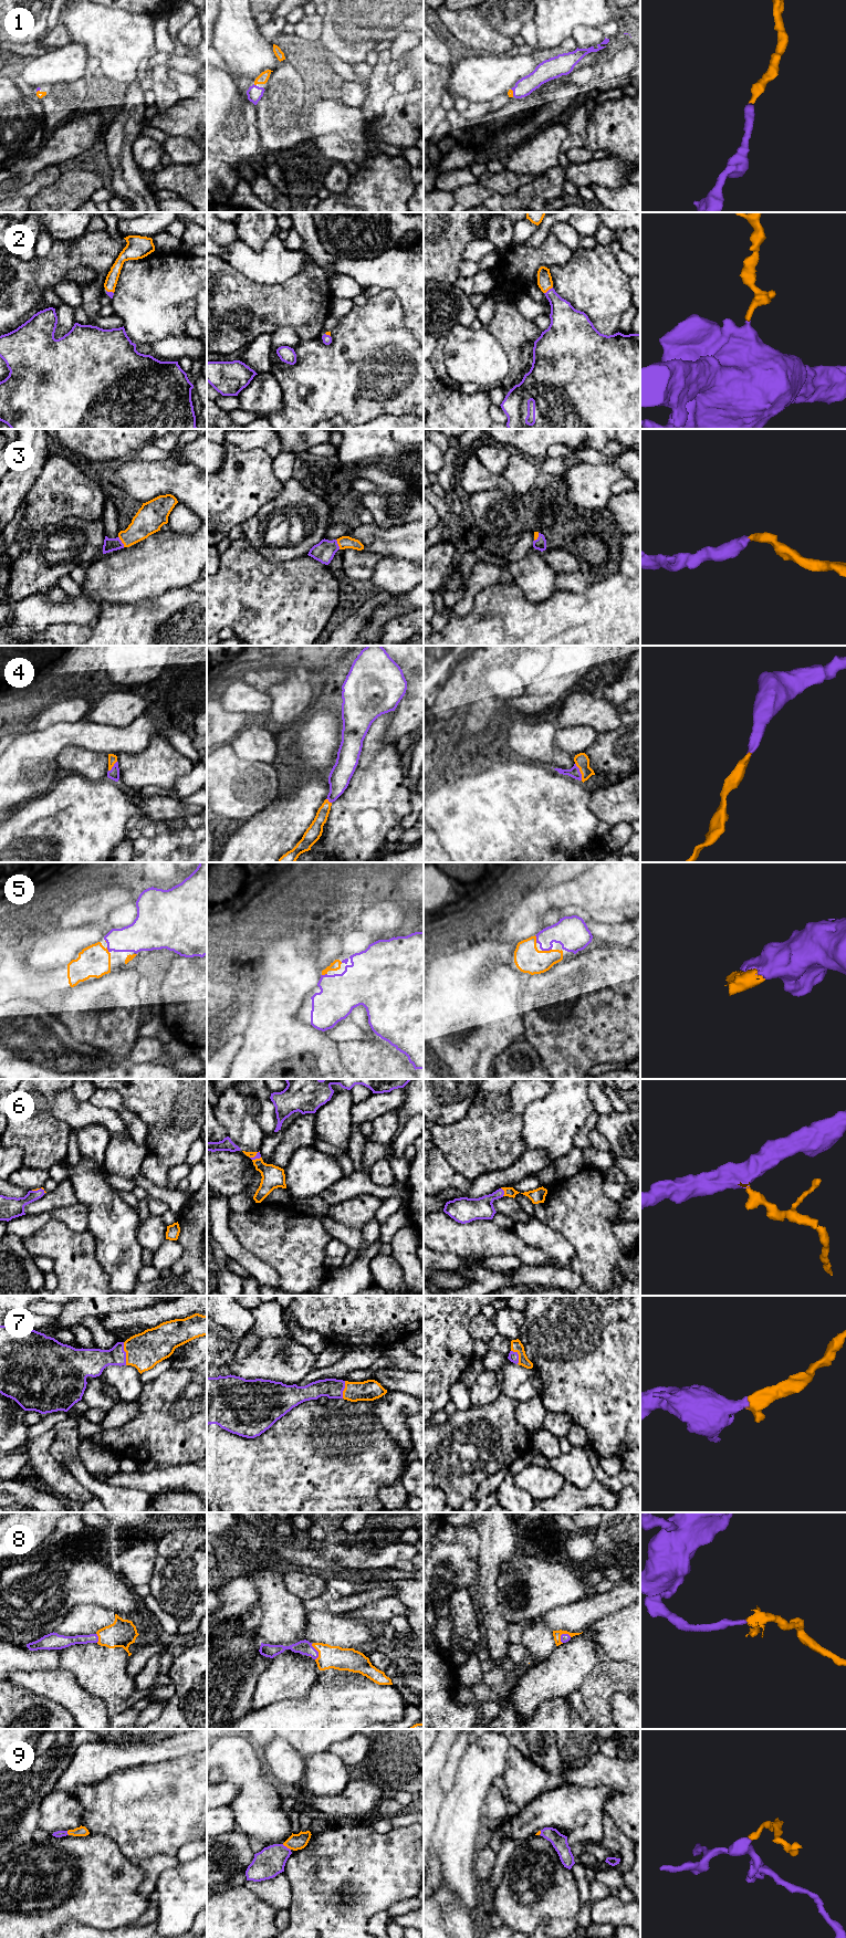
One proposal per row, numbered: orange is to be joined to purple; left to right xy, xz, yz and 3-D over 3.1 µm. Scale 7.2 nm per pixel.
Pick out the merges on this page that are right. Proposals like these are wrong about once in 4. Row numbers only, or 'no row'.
1, 2, 3, 4, 5, 6, 7, 8, 9

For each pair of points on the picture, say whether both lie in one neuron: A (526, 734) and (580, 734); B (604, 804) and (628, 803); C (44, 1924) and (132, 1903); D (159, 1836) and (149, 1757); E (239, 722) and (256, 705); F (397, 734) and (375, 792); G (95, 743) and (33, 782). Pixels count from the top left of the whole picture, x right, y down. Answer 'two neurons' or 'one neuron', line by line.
A: two neurons
B: one neuron
C: one neuron
D: two neurons
E: two neurons
F: two neurons
G: one neuron

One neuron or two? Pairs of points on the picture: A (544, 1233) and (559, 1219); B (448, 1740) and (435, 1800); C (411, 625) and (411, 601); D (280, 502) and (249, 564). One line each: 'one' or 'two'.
A: two
B: one
C: two
D: two

